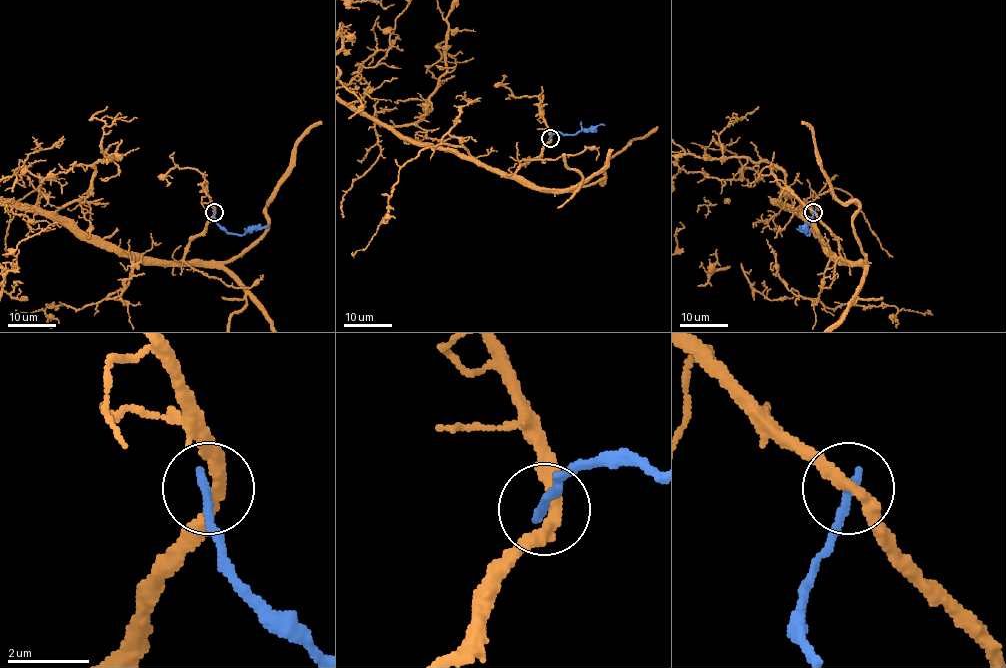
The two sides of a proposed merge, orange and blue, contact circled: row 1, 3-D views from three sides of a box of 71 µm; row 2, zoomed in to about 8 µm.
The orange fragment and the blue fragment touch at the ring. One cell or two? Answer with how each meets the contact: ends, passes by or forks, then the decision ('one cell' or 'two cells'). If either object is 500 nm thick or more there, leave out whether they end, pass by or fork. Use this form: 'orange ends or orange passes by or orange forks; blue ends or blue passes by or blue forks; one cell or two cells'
orange passes by; blue ends; two cells

